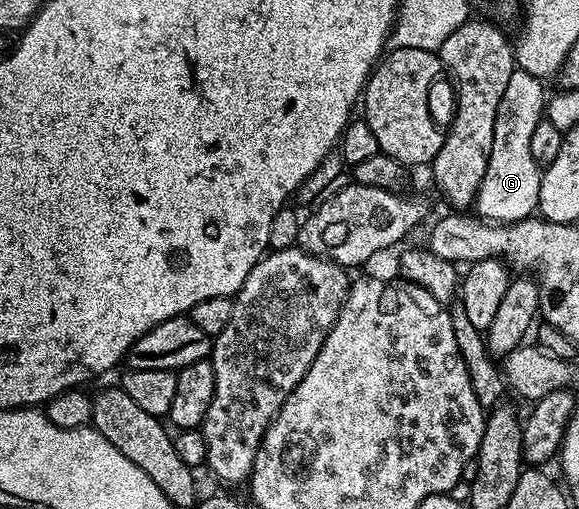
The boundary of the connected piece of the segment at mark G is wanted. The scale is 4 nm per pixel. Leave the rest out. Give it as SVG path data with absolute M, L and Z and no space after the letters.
M517 68L509 76L509 81L505 86L505 91L501 96L501 102L497 102L497 123L493 125L493 150L489 150L489 158L485 166L485 176L481 178L481 186L475 195L475 202L473 205L474 211L479 211L478 215L484 221L494 222L497 224L516 224L518 220L526 220L532 215L539 207L539 195L541 194L541 169L537 162L533 162L533 154L529 147L533 130L537 126L537 122L541 122L545 118L545 95L543 96L544 83L537 77L529 74L527 71Z

